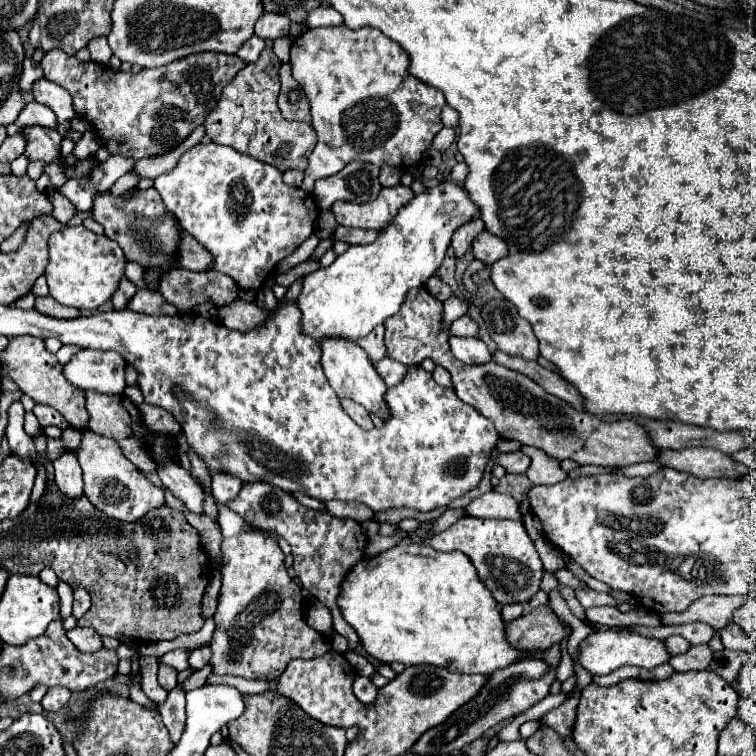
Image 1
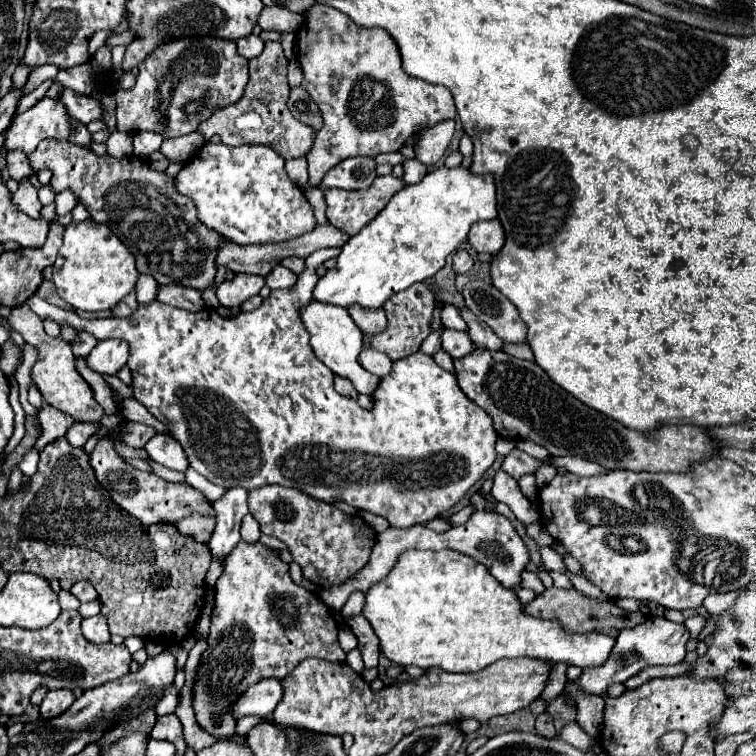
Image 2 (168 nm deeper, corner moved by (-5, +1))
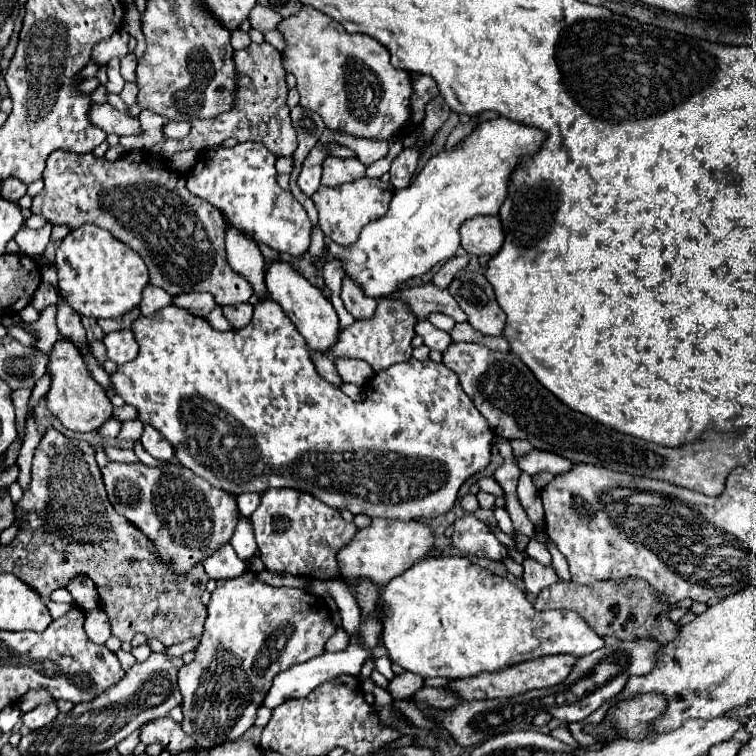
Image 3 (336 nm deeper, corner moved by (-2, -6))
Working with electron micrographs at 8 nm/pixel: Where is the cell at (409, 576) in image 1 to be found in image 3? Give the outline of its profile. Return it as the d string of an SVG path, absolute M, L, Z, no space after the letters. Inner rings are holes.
M438 555L422 559L412 565L406 573L394 577L382 591L382 605L386 609L382 643L386 645L394 663L402 665L406 671L422 677L452 677L464 679L484 671L500 671L504 667L518 665L544 655L570 653L584 657L600 647L604 647L602 637L598 637L578 613L570 609L538 611L528 601L526 593L506 577L494 575L468 557Z

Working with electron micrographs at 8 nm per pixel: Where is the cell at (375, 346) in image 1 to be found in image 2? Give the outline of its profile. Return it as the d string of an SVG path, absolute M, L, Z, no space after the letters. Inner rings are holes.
M353 306L349 310L353 322L363 330L363 334L379 334L387 328L387 318L385 318L385 312L383 310L365 310L361 306Z

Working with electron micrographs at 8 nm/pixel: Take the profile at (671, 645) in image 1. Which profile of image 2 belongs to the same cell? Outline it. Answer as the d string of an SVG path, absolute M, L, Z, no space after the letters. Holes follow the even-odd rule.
M665 617L647 618L643 624L635 628L621 630L617 636L617 646L613 648L613 654L609 656L609 660L599 668L583 668L583 674L577 680L577 684L583 692L605 694L609 684L625 682L645 666L669 666L669 664L681 662L687 654L686 644L689 639L689 630L683 623L671 622Z

